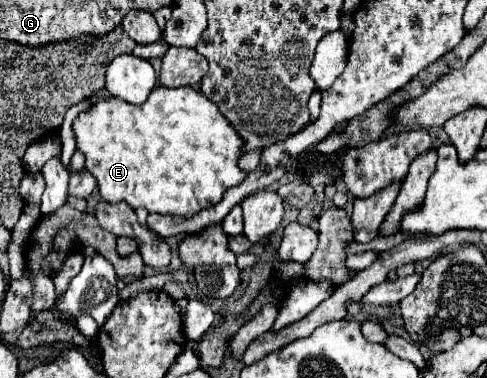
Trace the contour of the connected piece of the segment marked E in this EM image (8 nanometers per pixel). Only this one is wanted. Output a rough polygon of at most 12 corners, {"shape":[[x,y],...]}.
{"shape":[[189,86],[99,100],[77,150],[111,204],[191,218],[243,140]]}

